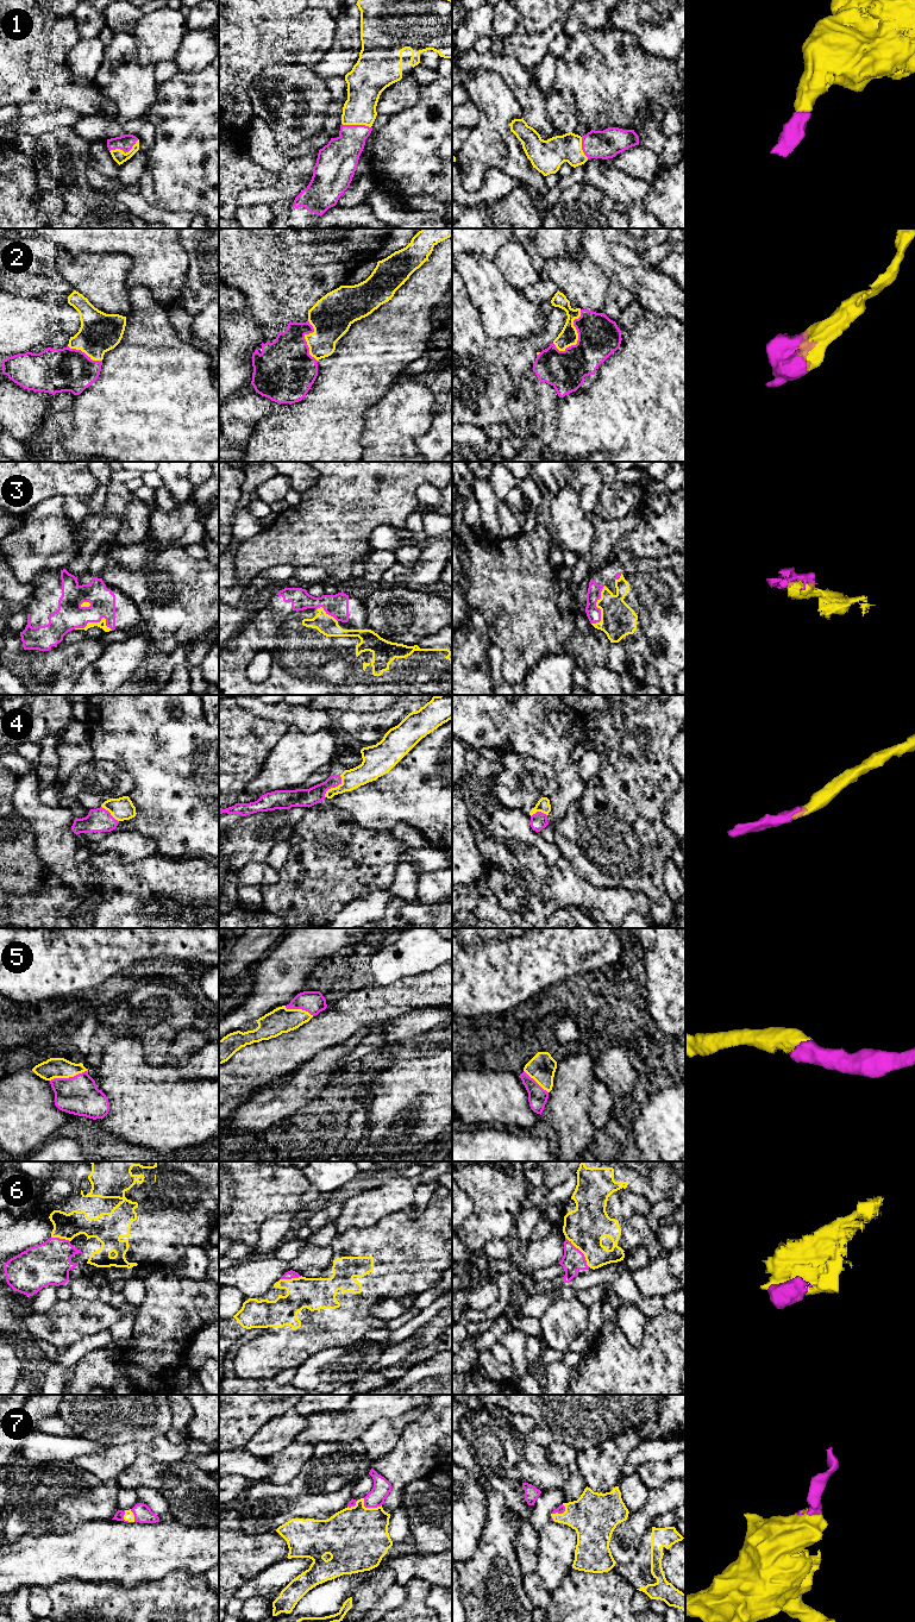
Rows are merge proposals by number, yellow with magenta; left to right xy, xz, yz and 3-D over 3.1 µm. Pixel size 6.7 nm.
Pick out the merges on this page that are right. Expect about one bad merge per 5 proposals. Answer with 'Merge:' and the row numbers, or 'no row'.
Merge: 1, 2, 3, 4, 5, 6, 7

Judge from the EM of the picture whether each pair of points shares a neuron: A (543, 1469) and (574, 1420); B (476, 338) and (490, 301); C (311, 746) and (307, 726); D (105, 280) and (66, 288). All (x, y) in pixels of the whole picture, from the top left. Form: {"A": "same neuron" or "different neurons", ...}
{"A": "different neurons", "B": "different neurons", "C": "different neurons", "D": "different neurons"}

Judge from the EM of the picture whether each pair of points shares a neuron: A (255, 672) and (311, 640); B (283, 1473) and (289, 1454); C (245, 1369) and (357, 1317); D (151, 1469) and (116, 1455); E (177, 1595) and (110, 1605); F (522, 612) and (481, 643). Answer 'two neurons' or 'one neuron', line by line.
A: two neurons
B: one neuron
C: one neuron
D: two neurons
E: one neuron
F: two neurons

